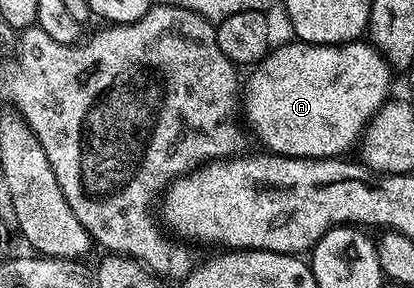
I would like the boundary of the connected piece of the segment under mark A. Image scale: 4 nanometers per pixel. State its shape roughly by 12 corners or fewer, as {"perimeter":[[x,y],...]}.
{"perimeter":[[364,40],[269,49],[247,125],[274,154],[334,158],[389,101]]}

